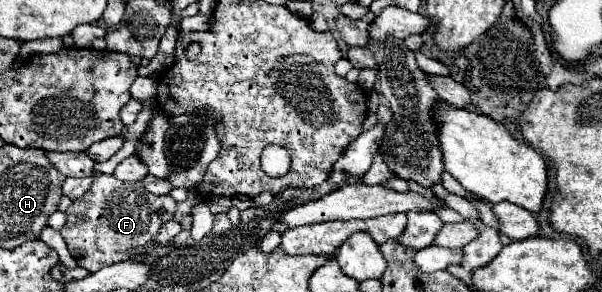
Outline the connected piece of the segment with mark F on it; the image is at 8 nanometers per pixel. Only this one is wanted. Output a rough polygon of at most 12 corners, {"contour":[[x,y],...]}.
{"contour":[[94,177],[60,235],[94,273],[150,249],[176,201]]}

